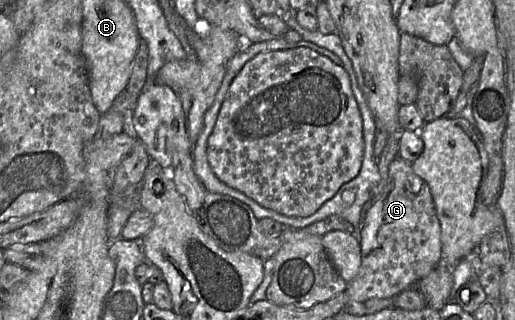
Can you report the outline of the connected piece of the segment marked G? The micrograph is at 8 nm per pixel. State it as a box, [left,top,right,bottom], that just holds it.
[347,156,441,303]

